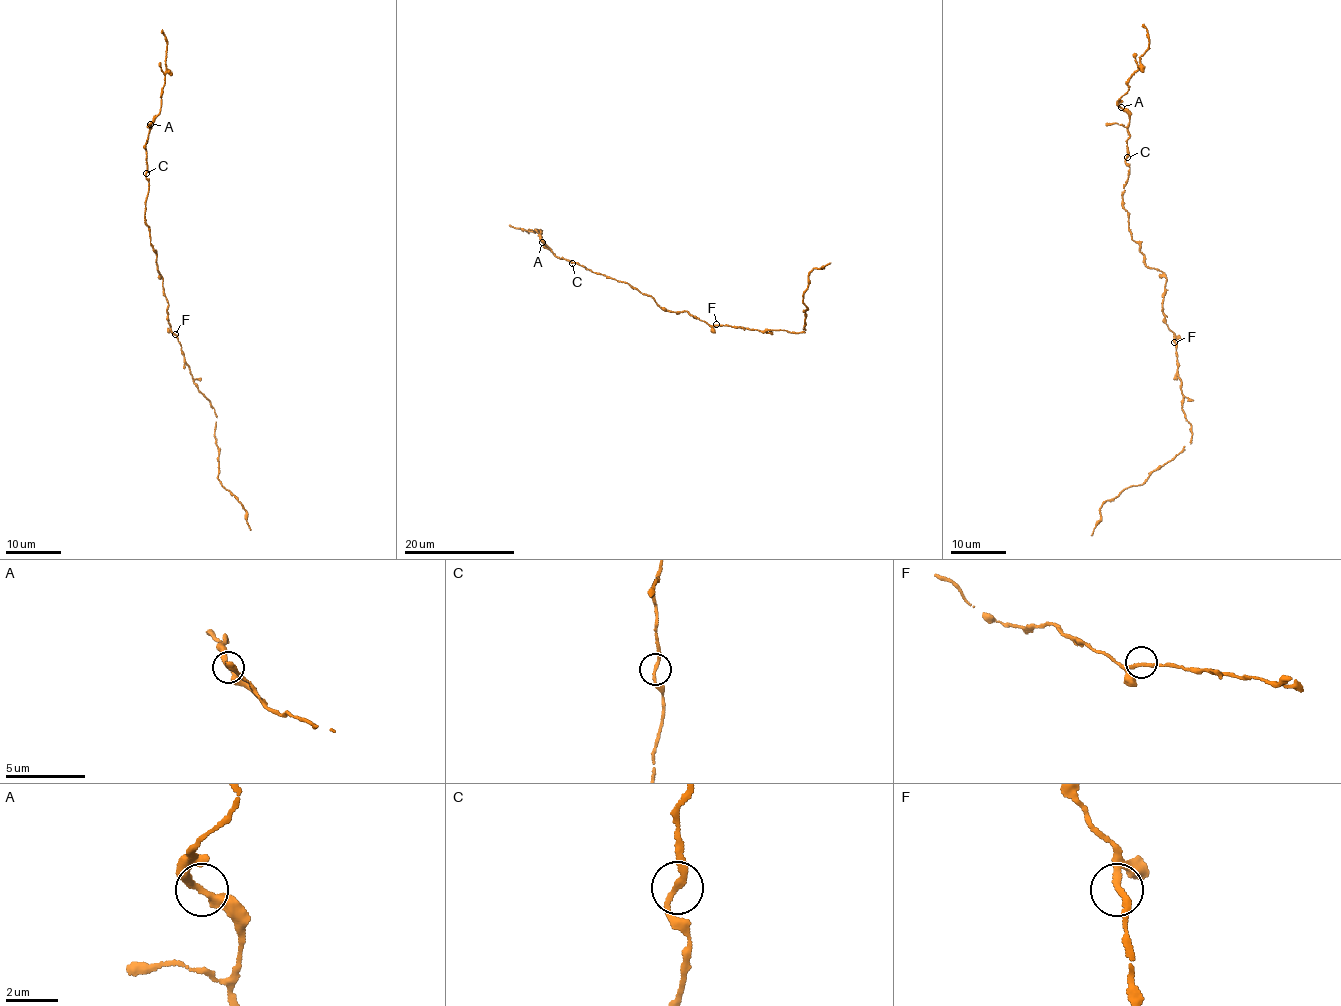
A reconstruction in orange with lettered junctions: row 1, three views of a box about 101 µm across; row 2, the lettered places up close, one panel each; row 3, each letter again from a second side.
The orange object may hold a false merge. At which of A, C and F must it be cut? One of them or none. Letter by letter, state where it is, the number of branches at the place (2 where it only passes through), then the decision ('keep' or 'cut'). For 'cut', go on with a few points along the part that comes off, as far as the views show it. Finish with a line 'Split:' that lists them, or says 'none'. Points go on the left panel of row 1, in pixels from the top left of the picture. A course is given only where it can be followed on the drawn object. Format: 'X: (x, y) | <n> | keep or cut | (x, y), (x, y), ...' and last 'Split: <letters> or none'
A: (150, 124) | 2 | keep
C: (146, 173) | 2 | keep
F: (175, 334) | 2 | keep
Split: none

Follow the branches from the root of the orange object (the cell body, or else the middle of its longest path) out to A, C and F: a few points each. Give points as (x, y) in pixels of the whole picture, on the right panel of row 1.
A: (1164, 284), (1164, 274), (1144, 263), (1128, 228), (1122, 191), (1129, 168), (1125, 161), (1129, 117), (1121, 107)
C: (1164, 284), (1164, 274), (1144, 263), (1140, 244), (1128, 228), (1122, 197), (1129, 168), (1127, 157)
F: (1164, 284), (1162, 315), (1173, 333), (1174, 342)

